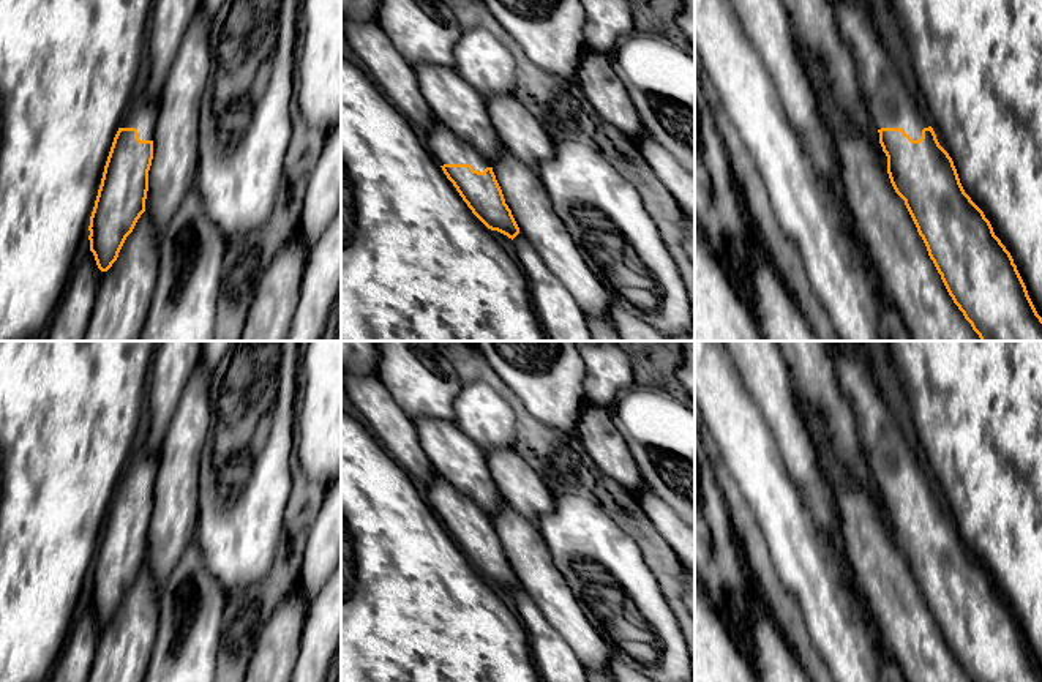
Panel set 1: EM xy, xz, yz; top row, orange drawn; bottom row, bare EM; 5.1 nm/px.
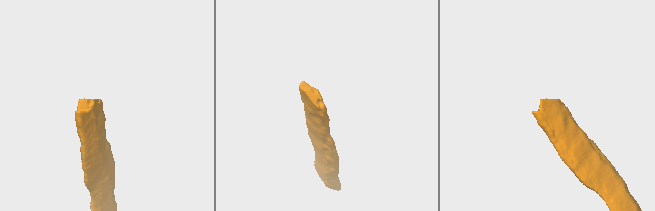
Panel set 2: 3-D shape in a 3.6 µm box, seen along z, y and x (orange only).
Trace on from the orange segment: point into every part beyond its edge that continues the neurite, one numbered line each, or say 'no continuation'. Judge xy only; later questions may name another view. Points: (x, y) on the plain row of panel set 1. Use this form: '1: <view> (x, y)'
1: xy (142, 466)

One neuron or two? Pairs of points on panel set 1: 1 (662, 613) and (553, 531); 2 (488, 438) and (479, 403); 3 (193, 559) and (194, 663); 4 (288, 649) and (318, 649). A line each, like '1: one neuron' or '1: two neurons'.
1: one neuron
2: one neuron
3: one neuron
4: two neurons

